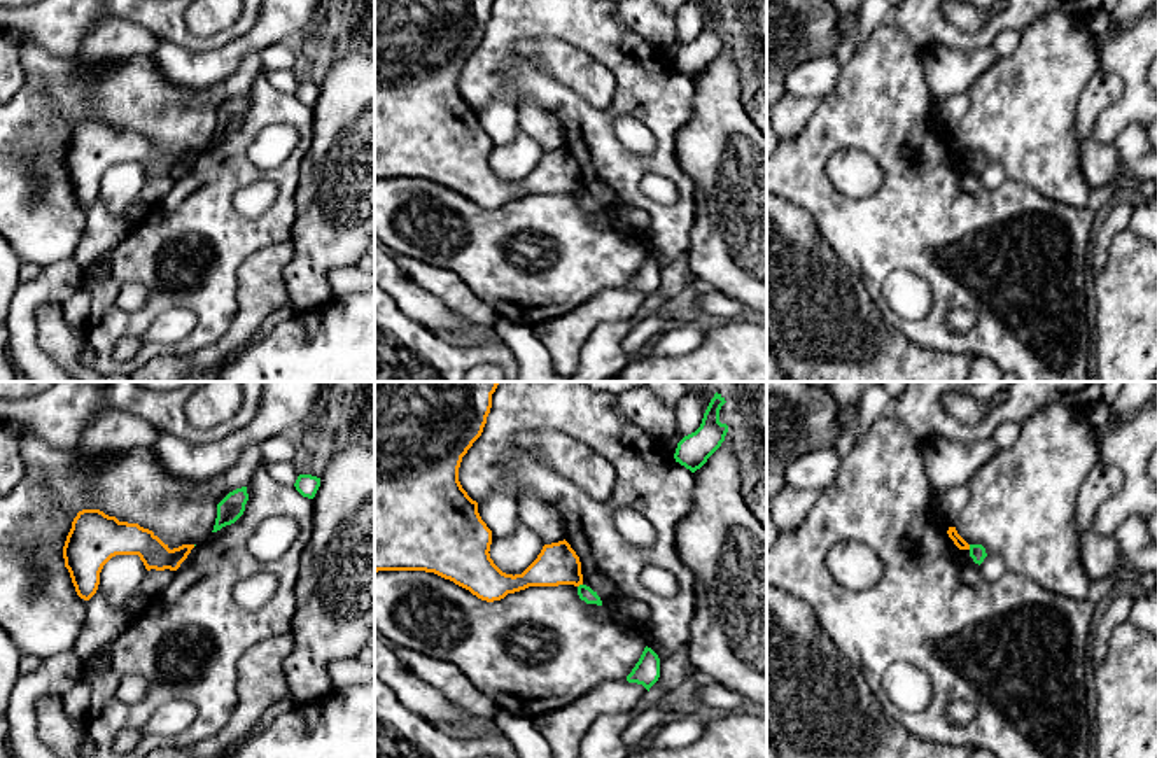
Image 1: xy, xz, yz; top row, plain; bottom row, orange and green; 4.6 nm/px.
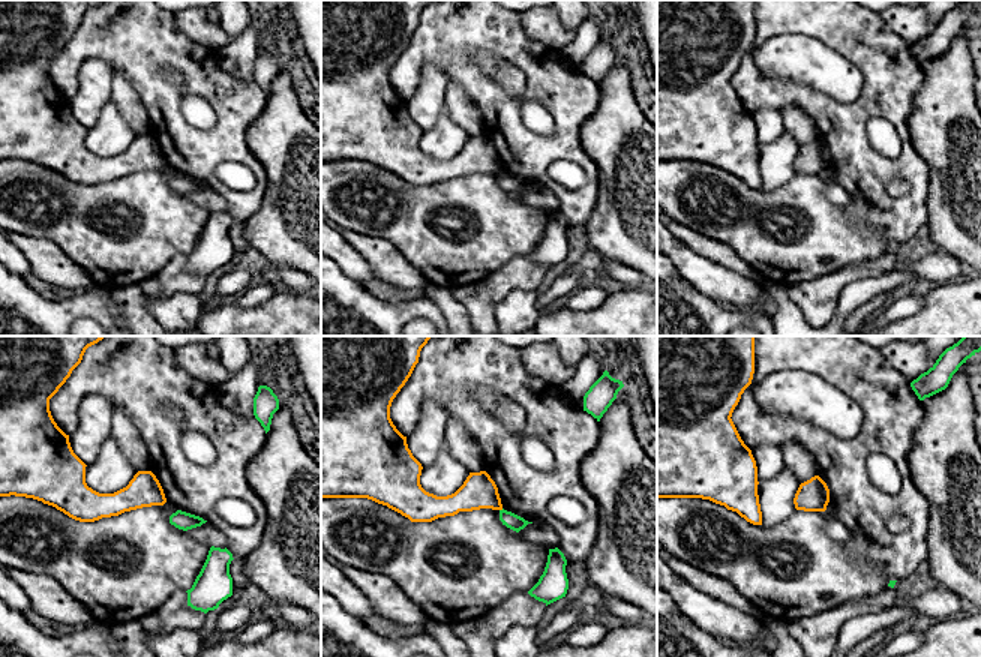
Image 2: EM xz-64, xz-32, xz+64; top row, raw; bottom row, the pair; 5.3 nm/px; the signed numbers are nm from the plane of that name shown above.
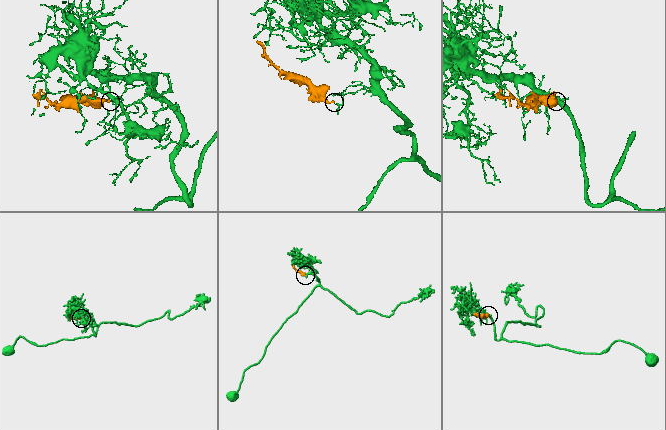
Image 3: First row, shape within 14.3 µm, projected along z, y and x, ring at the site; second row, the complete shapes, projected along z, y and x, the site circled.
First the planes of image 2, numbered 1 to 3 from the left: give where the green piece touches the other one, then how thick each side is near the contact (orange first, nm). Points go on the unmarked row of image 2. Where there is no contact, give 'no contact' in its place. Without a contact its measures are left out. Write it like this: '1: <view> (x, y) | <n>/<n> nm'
1: no contact
2: no contact
3: no contact

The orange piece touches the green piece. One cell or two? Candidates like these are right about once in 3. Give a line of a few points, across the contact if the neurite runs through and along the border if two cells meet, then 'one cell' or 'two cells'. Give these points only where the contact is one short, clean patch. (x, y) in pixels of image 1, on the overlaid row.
xz (582, 583), (578, 587) | two cells

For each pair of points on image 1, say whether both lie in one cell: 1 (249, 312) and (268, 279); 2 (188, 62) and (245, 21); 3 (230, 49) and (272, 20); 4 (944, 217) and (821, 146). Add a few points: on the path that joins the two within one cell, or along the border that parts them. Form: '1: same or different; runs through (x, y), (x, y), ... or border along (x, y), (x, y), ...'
1: same; runs through (256, 303), (259, 287)
2: different; border along (240, 37), (205, 51), (191, 51), (163, 39)
3: same; runs through (240, 46), (261, 30)
4: same; runs through (919, 186), (870, 137), (853, 137)

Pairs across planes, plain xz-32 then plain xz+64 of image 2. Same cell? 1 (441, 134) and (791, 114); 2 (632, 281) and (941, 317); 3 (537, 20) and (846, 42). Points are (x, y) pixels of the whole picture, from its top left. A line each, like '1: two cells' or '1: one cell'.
1: two cells
2: two cells
3: two cells

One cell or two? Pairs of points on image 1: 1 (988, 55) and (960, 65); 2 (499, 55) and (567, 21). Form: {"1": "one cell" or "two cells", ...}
{"1": "one cell", "2": "one cell"}

